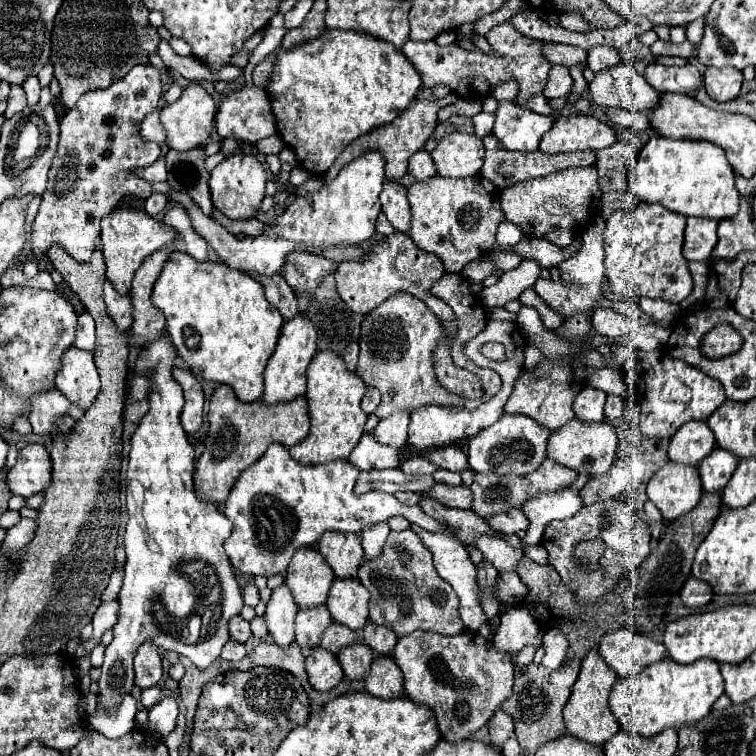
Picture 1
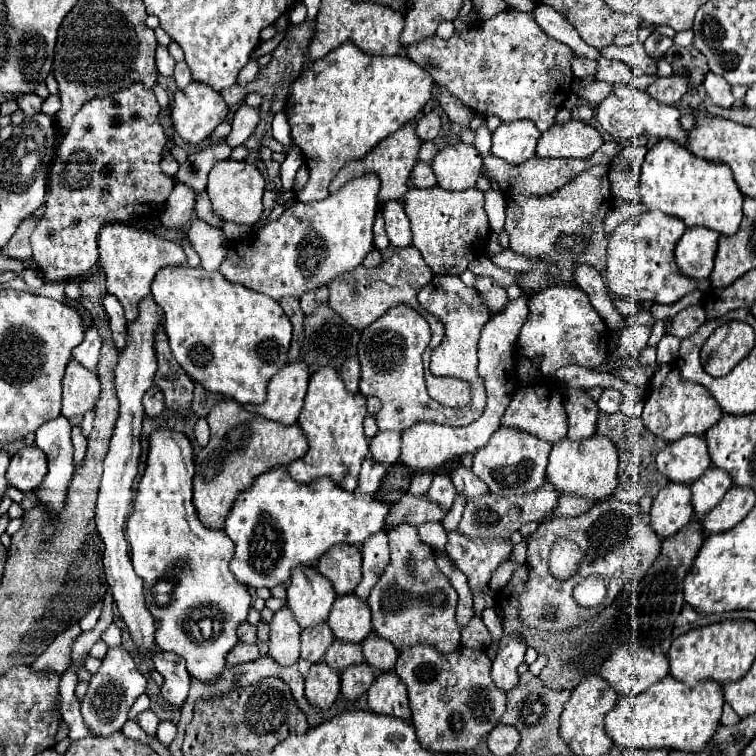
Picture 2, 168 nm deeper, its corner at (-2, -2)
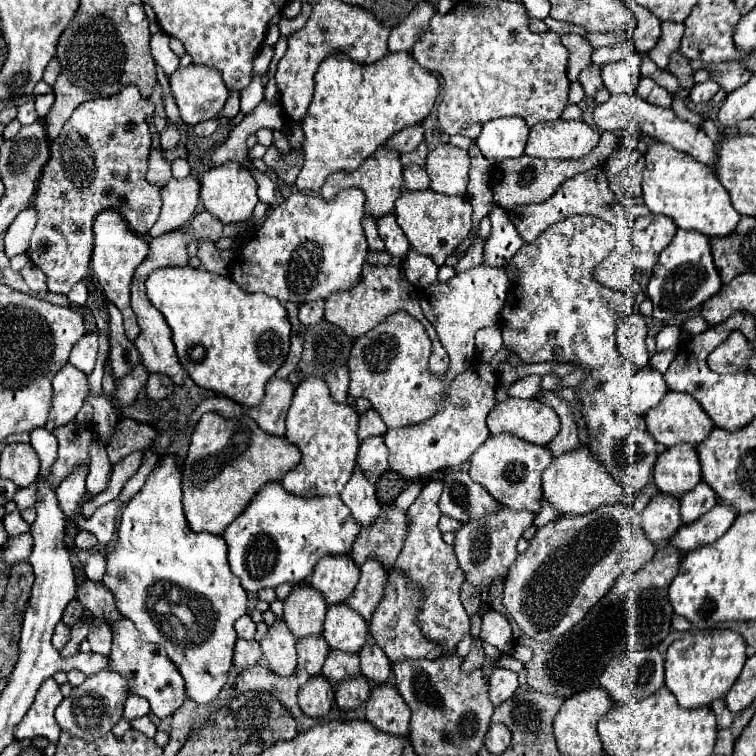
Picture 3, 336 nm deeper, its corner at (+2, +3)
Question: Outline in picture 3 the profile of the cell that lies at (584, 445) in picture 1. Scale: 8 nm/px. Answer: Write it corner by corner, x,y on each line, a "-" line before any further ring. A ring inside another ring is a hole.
579,446
565,454
553,456
549,468
543,472
543,498
549,500
563,516
565,514
587,514
603,504
619,502
623,496
621,486
609,476
605,466
591,456
587,446

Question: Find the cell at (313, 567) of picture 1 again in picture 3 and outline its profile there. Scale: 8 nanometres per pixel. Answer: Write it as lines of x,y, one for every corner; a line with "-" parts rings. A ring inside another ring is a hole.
297,584
283,602
283,620
297,638
321,634
327,602
311,584

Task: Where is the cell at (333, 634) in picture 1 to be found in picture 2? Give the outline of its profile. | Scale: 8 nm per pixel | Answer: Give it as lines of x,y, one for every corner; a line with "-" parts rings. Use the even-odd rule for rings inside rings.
333,641
331,649
327,649
327,653
325,653
325,663
337,673
341,673
341,669
347,669
347,667
363,663
363,661
365,659
363,659
363,651
361,651
359,643

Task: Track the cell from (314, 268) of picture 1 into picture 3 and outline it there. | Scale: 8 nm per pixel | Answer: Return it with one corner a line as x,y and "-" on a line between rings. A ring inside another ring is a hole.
315,300
315,302
305,302
299,306
299,320
309,326
309,324
317,324
323,318
323,300

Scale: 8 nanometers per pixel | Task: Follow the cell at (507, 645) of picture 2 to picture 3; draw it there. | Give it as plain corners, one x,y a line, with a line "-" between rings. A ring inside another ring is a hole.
493,668
493,674
489,678
489,696
491,702
497,706
503,700
511,698
517,688
517,674
507,668

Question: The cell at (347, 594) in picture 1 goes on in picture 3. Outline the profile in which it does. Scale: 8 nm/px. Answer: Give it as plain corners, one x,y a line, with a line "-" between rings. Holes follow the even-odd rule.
345,602
333,604
327,608
323,638
327,640
329,648
359,652
359,648
367,642
367,622

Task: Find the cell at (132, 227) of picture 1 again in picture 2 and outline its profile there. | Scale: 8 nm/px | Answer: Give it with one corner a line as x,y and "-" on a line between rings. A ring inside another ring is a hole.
127,223
105,225
99,233
97,247
99,247
99,255
101,255
99,261
101,261
101,267
107,277
107,291
121,301
129,323
133,323
137,319
137,305
143,297
149,295
149,287
151,287
155,273
169,265
187,265
185,251
181,249
181,245
155,237
149,231
137,229

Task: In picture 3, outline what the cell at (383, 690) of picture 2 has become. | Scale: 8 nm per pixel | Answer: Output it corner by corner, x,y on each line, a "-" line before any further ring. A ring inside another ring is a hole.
389,682
377,684
371,690
371,696
367,700
367,720
387,734
409,734
409,718
411,710
403,702
397,688

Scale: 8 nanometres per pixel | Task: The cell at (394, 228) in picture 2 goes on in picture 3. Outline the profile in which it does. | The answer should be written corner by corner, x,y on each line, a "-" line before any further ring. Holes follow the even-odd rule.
393,212
387,214
387,216
381,216
377,220
377,230
379,230
379,236
385,242
385,248
387,248
389,254
393,254
397,258
401,258
401,256
407,254
409,240
403,234
401,226
397,224
397,216

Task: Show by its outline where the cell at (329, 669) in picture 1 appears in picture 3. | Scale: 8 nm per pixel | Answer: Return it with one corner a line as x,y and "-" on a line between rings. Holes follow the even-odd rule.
311,676
299,688
299,706
307,716
319,718
329,712
335,702
333,686
325,676

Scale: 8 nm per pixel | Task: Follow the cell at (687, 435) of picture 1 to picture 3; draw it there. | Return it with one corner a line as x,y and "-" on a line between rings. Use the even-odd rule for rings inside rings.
677,444
665,448
665,452
657,456
653,480
661,492
677,498
691,490
701,480
699,454
695,452
695,446

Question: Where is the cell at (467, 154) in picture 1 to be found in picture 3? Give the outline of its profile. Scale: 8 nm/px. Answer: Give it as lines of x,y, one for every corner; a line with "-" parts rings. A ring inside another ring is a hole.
439,144
435,150
431,150
425,164
425,170
431,178
431,188
451,196
465,194
469,168
471,158
467,150
451,144

